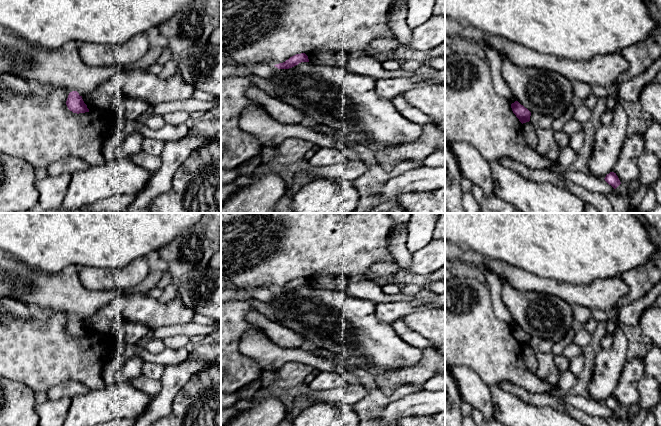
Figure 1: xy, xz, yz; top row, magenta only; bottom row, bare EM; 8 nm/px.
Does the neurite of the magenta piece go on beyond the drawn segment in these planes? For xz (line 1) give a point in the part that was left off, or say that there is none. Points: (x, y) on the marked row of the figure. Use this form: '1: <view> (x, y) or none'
1: none

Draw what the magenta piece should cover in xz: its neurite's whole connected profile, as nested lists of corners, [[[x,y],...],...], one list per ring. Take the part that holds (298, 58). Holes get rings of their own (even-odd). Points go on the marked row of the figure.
[[[305,53],[296,54],[290,57],[285,62],[276,64],[274,66],[277,67],[278,69],[289,69],[298,65],[301,62],[309,62],[308,56]]]

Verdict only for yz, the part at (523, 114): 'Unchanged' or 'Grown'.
Unchanged

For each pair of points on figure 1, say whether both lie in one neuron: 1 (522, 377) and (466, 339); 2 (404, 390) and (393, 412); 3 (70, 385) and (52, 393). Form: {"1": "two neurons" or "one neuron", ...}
{"1": "one neuron", "2": "two neurons", "3": "one neuron"}

